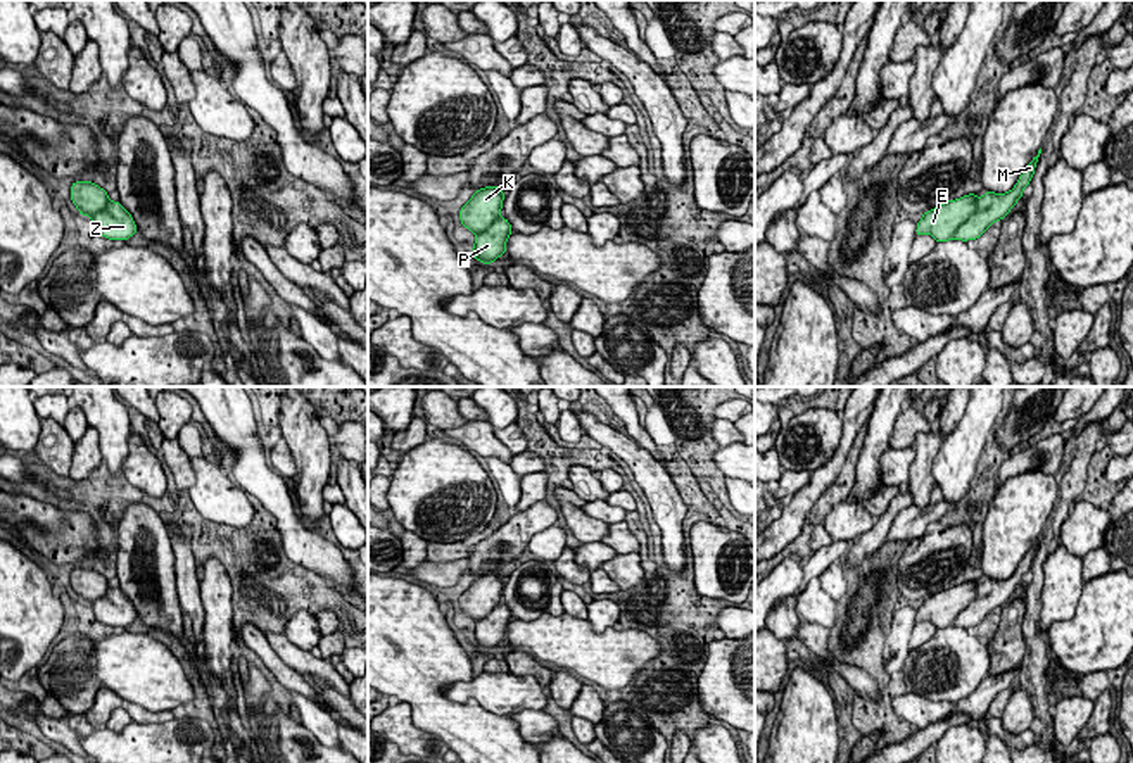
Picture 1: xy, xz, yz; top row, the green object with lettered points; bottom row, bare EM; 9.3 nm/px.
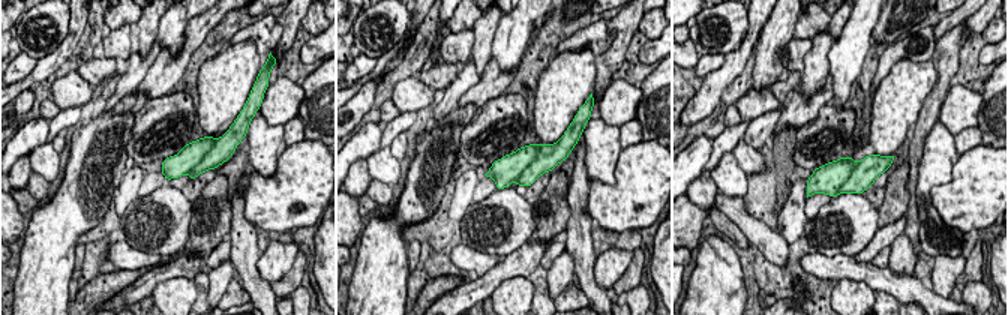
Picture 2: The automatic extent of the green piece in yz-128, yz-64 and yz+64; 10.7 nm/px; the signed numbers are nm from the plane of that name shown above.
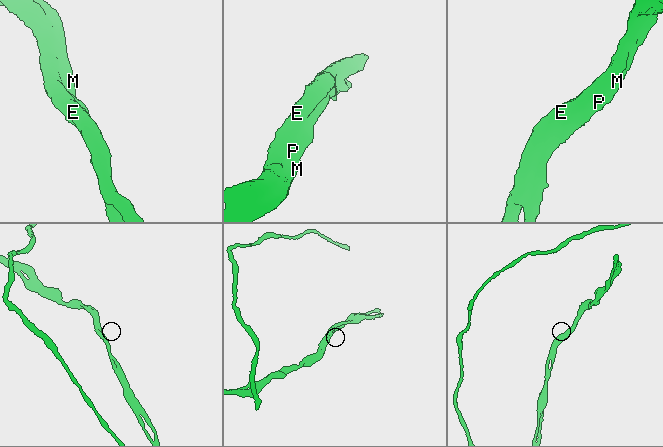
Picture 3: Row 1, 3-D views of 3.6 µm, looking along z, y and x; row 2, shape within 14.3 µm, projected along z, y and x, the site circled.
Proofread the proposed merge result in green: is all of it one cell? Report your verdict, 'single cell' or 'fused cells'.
single cell

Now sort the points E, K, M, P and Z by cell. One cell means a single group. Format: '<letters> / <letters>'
E K M P Z

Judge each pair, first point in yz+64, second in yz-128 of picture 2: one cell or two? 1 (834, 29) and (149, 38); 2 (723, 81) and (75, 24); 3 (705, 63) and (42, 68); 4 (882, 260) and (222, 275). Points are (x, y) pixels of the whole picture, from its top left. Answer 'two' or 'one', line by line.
1: one
2: one
3: two
4: two

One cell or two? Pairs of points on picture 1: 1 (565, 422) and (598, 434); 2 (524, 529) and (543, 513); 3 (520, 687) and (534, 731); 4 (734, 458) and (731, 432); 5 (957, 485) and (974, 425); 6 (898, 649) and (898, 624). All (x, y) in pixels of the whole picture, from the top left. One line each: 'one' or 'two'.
1: two
2: one
3: one
4: one
5: one
6: one

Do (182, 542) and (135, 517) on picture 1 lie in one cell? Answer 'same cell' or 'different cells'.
different cells

